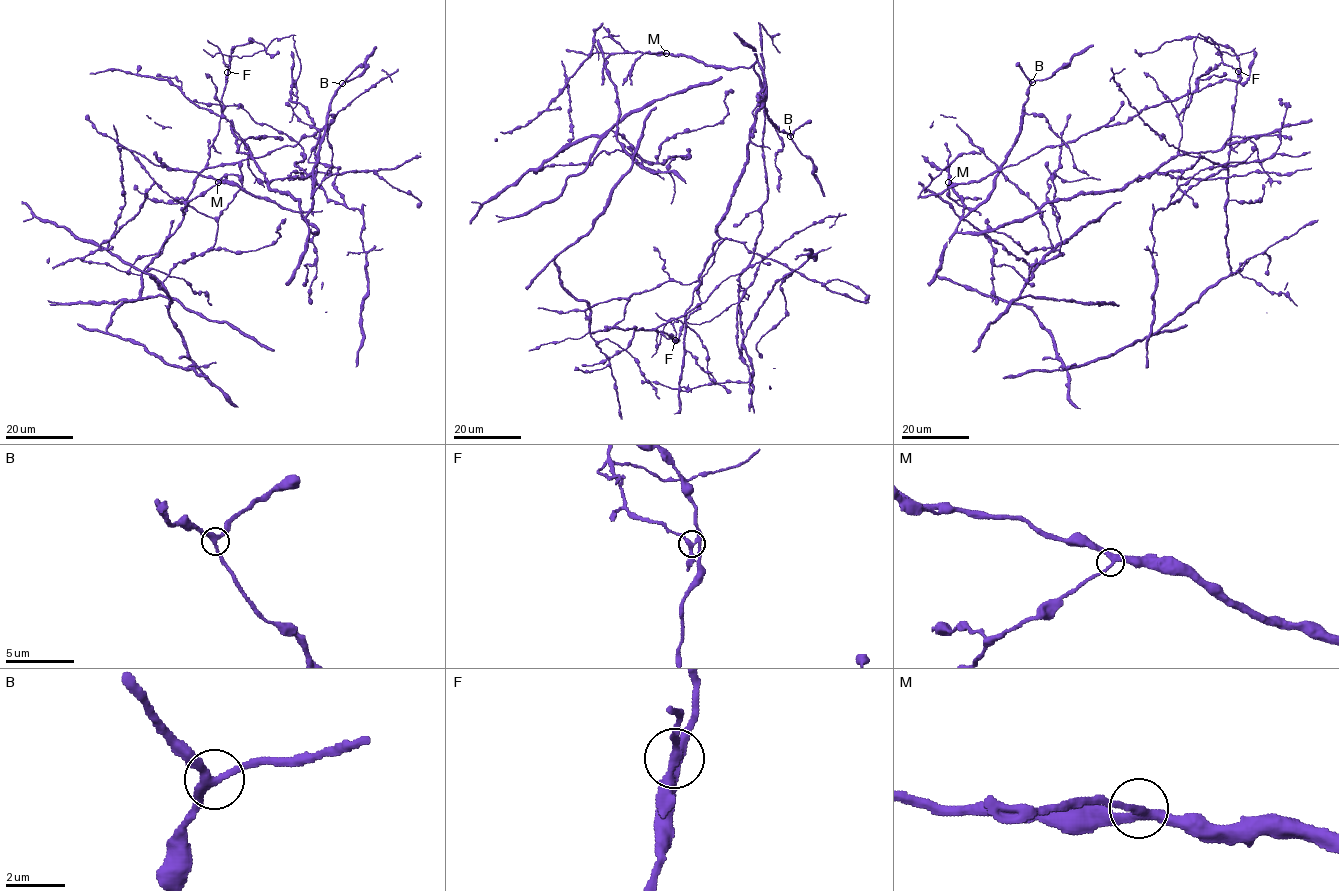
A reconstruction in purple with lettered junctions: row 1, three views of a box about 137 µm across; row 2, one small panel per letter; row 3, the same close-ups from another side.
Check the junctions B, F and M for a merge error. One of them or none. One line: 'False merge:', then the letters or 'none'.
False merge: F

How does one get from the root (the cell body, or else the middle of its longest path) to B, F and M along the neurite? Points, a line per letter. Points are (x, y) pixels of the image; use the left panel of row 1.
B: (292, 101), (306, 108), (319, 131), (315, 146), (316, 168), (317, 150), (326, 132), (328, 106), (342, 83)
F: (292, 101), (301, 66), (292, 35), (275, 38), (251, 56), (222, 54), (228, 72)
M: (292, 101), (306, 108), (319, 131), (312, 205), (306, 215), (218, 182)

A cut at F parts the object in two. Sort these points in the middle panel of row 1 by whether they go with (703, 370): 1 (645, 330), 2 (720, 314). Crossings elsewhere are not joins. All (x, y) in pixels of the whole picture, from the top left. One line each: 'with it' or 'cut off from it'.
1: with it
2: cut off from it

